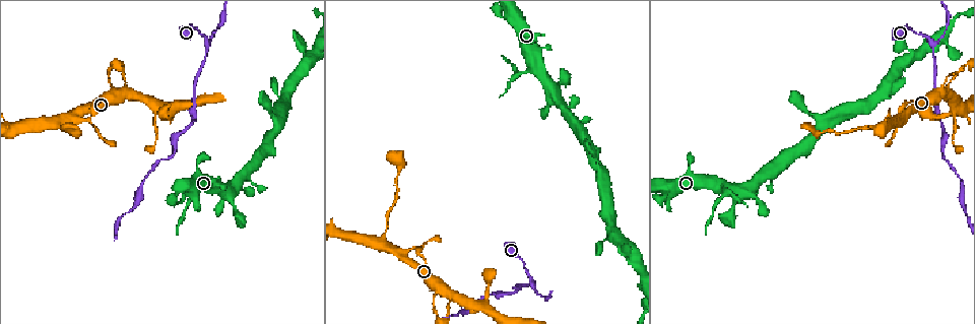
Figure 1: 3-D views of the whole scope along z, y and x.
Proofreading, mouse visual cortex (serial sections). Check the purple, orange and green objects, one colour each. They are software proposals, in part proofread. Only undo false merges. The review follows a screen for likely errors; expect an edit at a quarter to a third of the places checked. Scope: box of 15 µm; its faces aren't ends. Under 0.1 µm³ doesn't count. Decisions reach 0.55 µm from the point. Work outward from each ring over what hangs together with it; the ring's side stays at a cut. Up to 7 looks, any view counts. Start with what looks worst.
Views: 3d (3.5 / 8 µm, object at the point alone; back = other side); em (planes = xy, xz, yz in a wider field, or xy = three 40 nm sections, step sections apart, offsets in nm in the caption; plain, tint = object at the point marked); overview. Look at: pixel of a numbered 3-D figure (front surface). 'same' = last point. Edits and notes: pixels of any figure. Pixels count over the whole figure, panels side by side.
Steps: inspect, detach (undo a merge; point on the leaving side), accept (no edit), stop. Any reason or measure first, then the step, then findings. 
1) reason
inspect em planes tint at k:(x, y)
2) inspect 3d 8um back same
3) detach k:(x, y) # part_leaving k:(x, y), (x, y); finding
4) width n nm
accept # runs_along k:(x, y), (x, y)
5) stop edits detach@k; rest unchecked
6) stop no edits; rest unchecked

thin neck
inspect 3d 3.5um at 1:(60, 127)

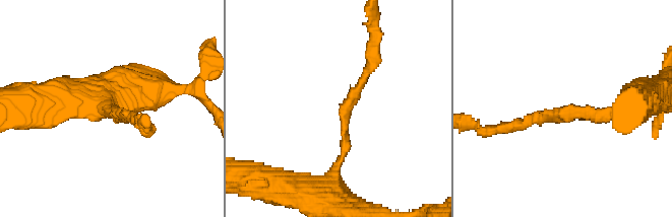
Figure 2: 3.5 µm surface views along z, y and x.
arm_widths 150, 200 nm
inspect em xy step 1 tint at 2:(345, 128)

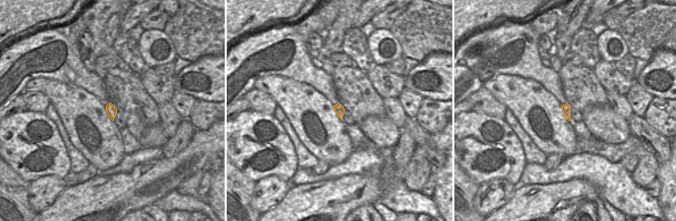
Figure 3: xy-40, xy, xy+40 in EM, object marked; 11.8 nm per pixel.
width 110 nm
accept # runs_along 2:(329, 187), (346, 148), (346, 106), (370, 68); all the same cell

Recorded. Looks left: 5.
thin arm on a thick one
inspect 3d 3.5um back at 1:(531, 70)

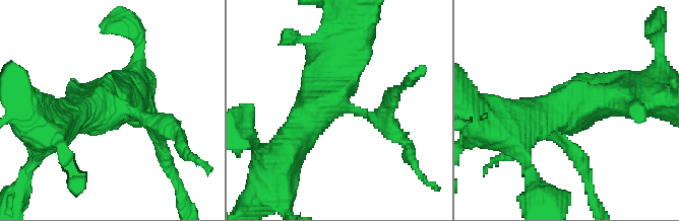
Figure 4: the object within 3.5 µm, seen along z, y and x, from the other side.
arms 3; arm_widths 250, 500, 600 nm; shape alone is not enough
inspect em xy step 1 tint at 4:(119, 108)

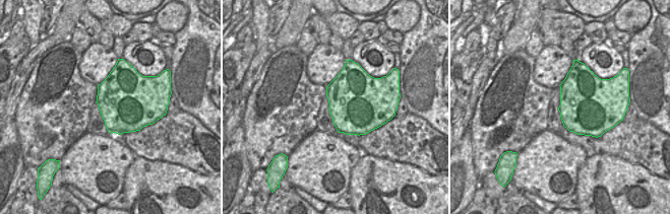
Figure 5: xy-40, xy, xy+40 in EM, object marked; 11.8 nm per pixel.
another direction
inspect em xy step 5 tint same

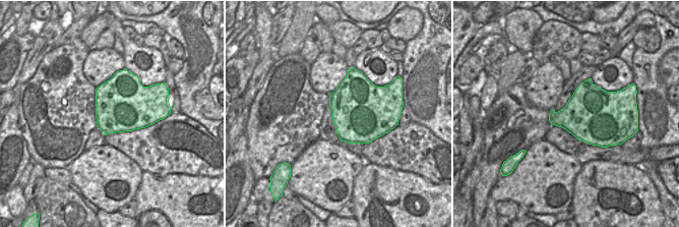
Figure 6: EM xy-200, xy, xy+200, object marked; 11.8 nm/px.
width 650 nm
detach 4:(382, 125) # part_leaving 4:(359, 113), (386, 120), (403, 86); two cells meet here

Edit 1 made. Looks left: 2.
stop edits detach@4; rest unchecked

